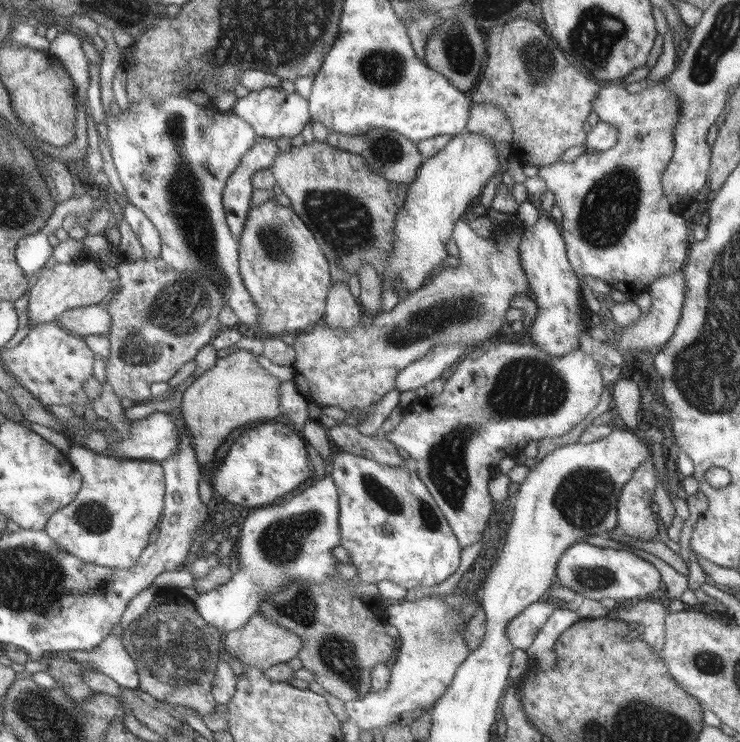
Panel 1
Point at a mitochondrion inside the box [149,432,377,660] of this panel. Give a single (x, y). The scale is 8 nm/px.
(279, 543)

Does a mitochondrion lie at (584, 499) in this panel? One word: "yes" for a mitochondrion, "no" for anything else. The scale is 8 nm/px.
yes

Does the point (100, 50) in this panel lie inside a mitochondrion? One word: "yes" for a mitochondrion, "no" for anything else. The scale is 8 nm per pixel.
no

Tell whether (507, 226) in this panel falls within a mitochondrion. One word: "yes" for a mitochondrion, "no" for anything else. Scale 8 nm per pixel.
no

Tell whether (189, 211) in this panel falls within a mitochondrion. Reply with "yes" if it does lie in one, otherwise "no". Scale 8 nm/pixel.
yes

